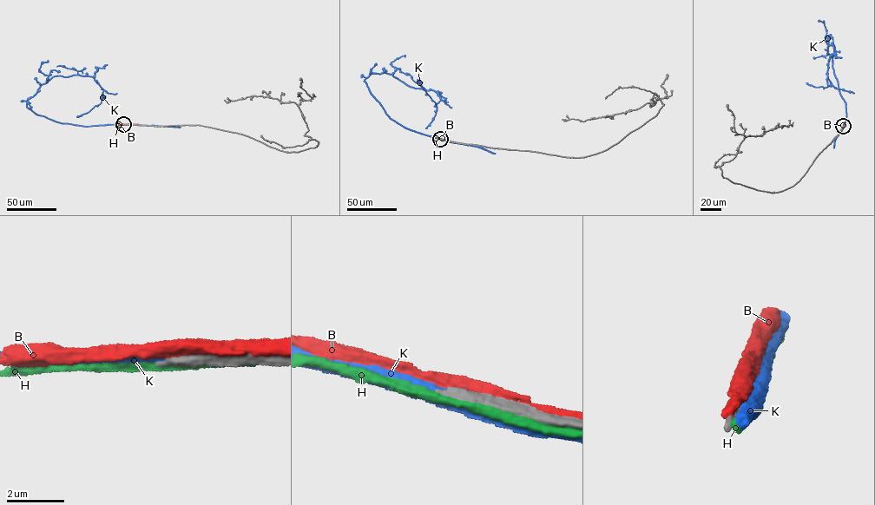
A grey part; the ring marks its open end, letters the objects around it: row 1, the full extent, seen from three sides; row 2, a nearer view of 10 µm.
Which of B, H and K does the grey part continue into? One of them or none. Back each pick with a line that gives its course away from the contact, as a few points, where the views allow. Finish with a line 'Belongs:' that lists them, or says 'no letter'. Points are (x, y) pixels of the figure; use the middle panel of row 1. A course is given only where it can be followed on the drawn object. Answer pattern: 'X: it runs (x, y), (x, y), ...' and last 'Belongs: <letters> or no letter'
Belongs: no letter

